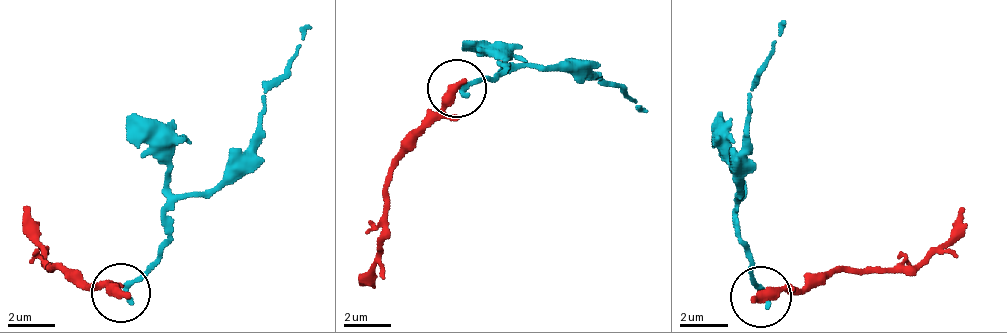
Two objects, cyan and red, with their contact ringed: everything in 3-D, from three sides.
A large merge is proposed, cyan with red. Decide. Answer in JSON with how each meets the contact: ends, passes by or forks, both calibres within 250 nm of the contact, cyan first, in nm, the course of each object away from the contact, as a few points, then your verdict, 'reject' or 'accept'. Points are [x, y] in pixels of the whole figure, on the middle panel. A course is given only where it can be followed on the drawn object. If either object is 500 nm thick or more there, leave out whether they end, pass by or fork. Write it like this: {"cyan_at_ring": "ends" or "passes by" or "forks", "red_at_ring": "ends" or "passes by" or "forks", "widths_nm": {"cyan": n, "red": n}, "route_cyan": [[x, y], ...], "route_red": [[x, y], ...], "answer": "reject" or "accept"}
{"cyan_at_ring": "ends", "red_at_ring": "ends", "widths_nm": {"cyan": 260, "red": 480}, "route_cyan": [[461, 90], [502, 66], [578, 66], [602, 78], [643, 113]], "route_red": [[455, 90], [390, 172], [384, 242], [361, 284]], "answer": "reject"}

